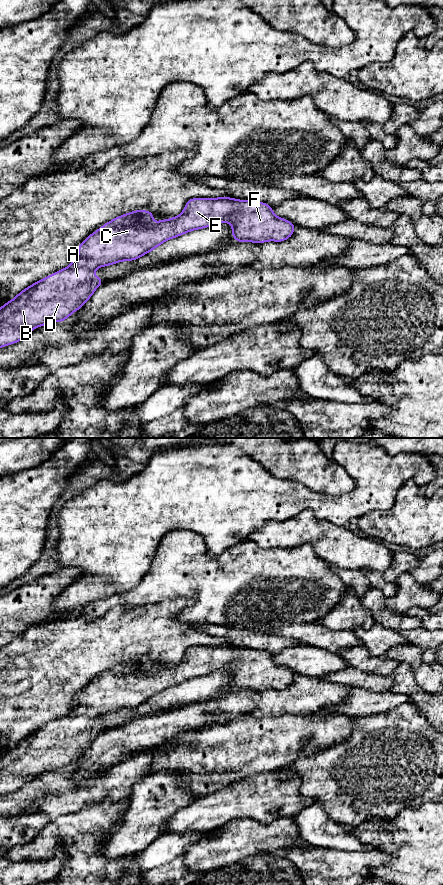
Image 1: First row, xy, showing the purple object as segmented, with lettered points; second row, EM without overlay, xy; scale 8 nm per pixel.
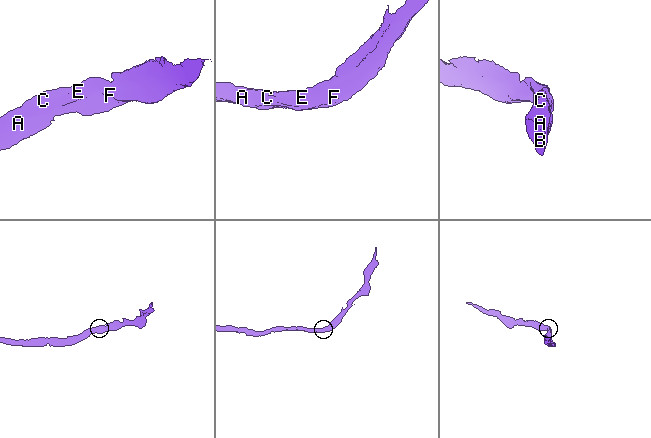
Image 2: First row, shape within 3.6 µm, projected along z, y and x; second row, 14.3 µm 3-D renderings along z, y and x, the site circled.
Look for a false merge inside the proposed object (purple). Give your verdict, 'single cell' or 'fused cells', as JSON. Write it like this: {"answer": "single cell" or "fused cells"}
{"answer": "single cell"}

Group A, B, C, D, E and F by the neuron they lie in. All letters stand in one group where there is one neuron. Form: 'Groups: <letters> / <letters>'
Groups: A B C D E F

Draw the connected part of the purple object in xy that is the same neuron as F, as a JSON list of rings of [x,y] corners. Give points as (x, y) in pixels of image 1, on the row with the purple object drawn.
[[[230,197],[191,198],[179,216],[156,223],[152,221],[154,215],[147,210],[136,210],[105,223],[79,244],[79,255],[68,267],[33,283],[5,303],[0,308],[0,348],[25,339],[28,333],[37,327],[62,322],[82,308],[96,288],[104,283],[100,277],[93,275],[99,267],[136,260],[169,239],[217,223],[230,223],[232,237],[237,243],[282,242],[290,238],[296,228],[285,218],[276,217],[272,207],[267,203]]]

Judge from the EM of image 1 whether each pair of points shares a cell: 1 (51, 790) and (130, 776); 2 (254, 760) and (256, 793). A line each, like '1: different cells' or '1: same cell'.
1: same cell
2: different cells

